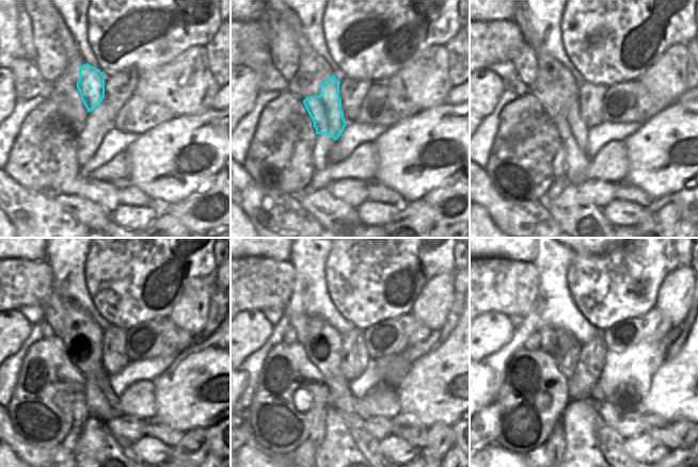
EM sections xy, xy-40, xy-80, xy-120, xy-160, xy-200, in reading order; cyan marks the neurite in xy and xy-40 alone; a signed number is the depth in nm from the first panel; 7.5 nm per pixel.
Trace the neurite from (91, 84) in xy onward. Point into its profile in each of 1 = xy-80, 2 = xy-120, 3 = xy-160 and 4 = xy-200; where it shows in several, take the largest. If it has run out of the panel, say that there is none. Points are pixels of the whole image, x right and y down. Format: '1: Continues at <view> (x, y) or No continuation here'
1: Continues at xy-80 (572, 130)
2: Continues at xy-120 (101, 403)
3: Continues at xy-160 (340, 398)
4: Continues at xy-200 (609, 413)

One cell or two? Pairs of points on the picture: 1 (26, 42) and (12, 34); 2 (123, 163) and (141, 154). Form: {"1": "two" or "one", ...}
{"1": "two", "2": "two"}

